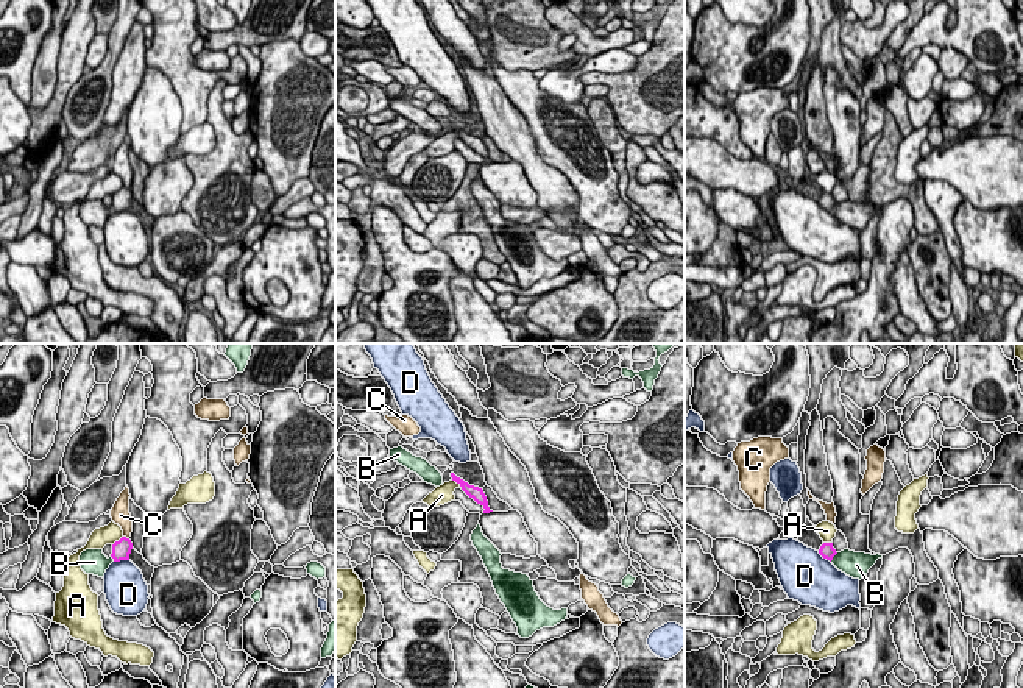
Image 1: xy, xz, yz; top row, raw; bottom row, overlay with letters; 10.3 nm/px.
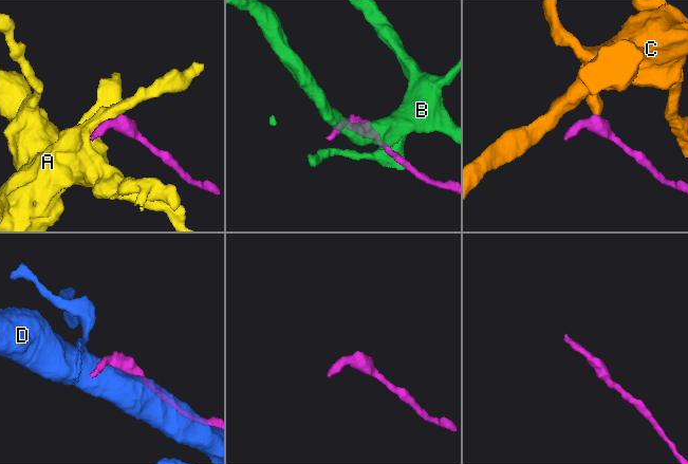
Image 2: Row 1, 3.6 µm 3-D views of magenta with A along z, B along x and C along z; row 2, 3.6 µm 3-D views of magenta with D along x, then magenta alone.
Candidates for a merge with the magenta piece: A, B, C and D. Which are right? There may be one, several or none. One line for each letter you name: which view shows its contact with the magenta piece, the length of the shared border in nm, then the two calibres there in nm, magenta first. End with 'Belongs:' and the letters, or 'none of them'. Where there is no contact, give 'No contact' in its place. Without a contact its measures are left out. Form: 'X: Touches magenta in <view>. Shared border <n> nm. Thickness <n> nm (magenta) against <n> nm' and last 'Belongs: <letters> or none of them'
Belongs: none of them

